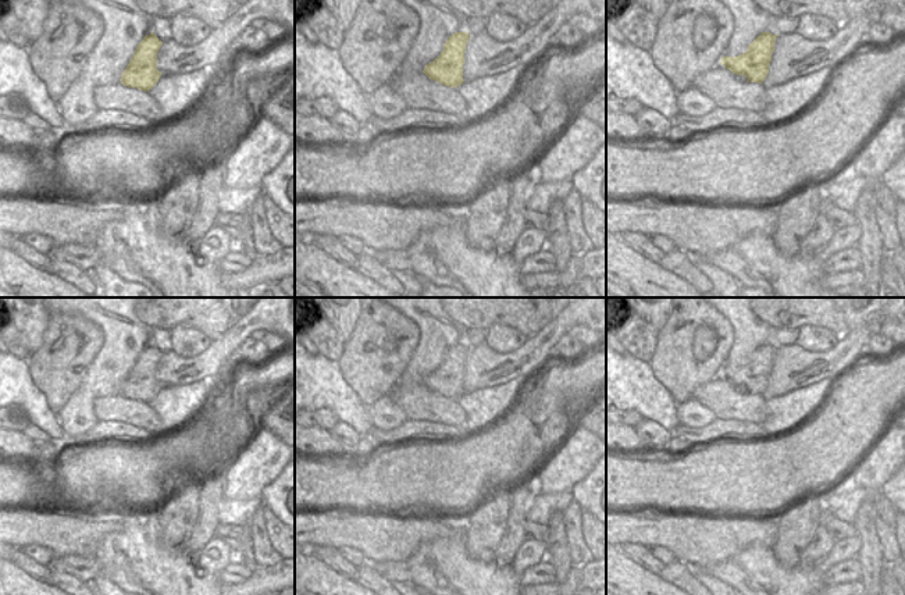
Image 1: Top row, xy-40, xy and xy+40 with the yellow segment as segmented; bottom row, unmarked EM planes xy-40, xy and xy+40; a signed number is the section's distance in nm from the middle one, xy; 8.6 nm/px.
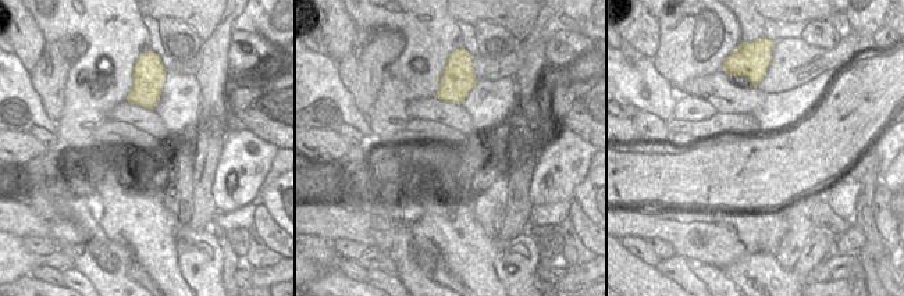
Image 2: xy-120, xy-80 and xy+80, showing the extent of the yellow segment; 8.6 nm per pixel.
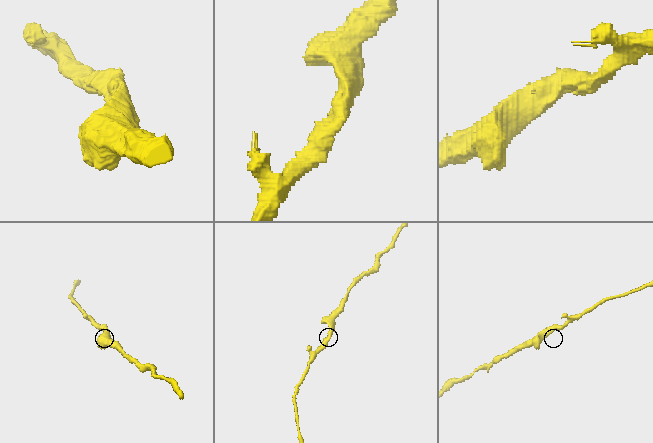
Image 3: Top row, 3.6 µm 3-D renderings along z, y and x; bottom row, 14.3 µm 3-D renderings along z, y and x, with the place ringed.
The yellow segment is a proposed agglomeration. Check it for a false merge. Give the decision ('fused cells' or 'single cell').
single cell

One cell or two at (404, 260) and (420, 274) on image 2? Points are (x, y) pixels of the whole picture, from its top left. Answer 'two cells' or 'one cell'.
one cell

